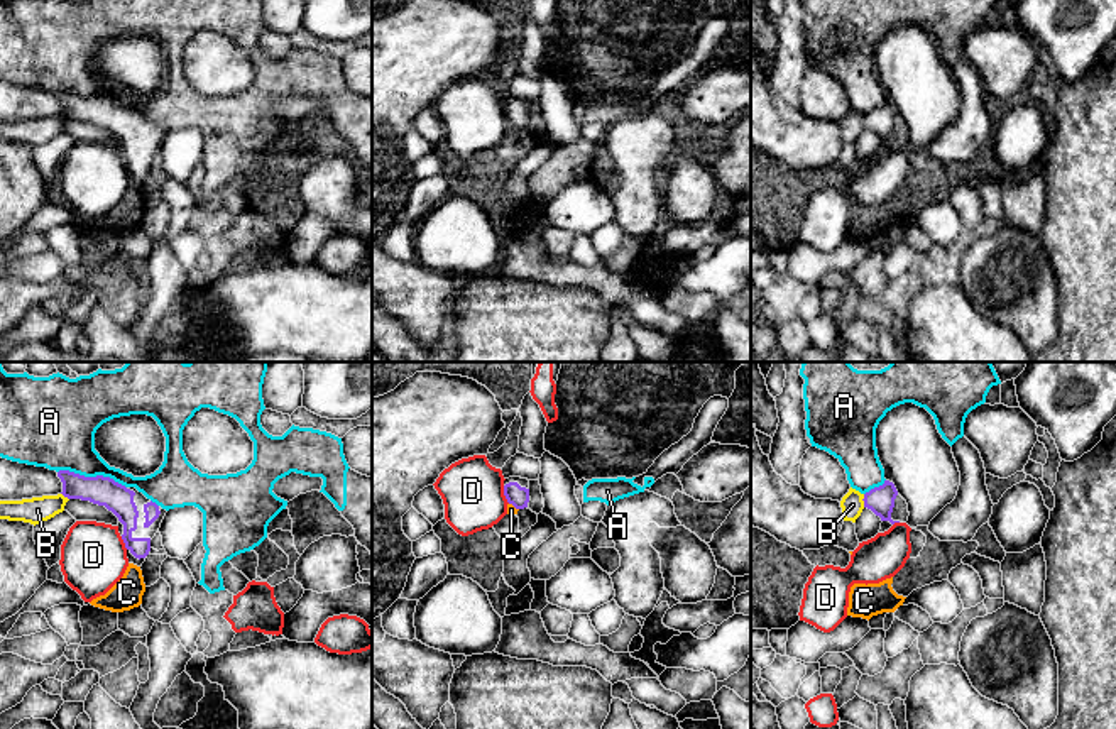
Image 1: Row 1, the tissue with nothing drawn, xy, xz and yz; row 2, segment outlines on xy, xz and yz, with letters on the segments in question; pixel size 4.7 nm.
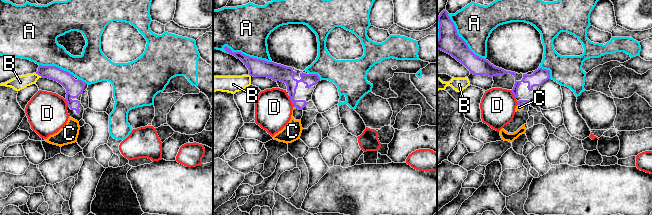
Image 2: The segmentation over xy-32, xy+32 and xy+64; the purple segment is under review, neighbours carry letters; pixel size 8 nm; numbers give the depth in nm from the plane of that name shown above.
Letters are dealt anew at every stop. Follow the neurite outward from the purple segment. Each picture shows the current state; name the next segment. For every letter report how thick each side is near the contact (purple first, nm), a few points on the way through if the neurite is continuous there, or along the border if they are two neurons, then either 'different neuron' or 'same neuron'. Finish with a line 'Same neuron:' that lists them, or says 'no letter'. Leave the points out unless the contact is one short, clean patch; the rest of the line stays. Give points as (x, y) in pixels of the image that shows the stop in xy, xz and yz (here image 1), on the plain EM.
A: 140/320 nm | different neuron
B: 130/110 nm | along yz (864, 115), (863, 127) | different neuron
C: 100/50 nm | across xz (518, 117), (514, 127), (511, 131) | same neuron
D: 100/300 nm | along xz (503, 107), (503, 115), (509, 124) | different neuron
Same neuron: C

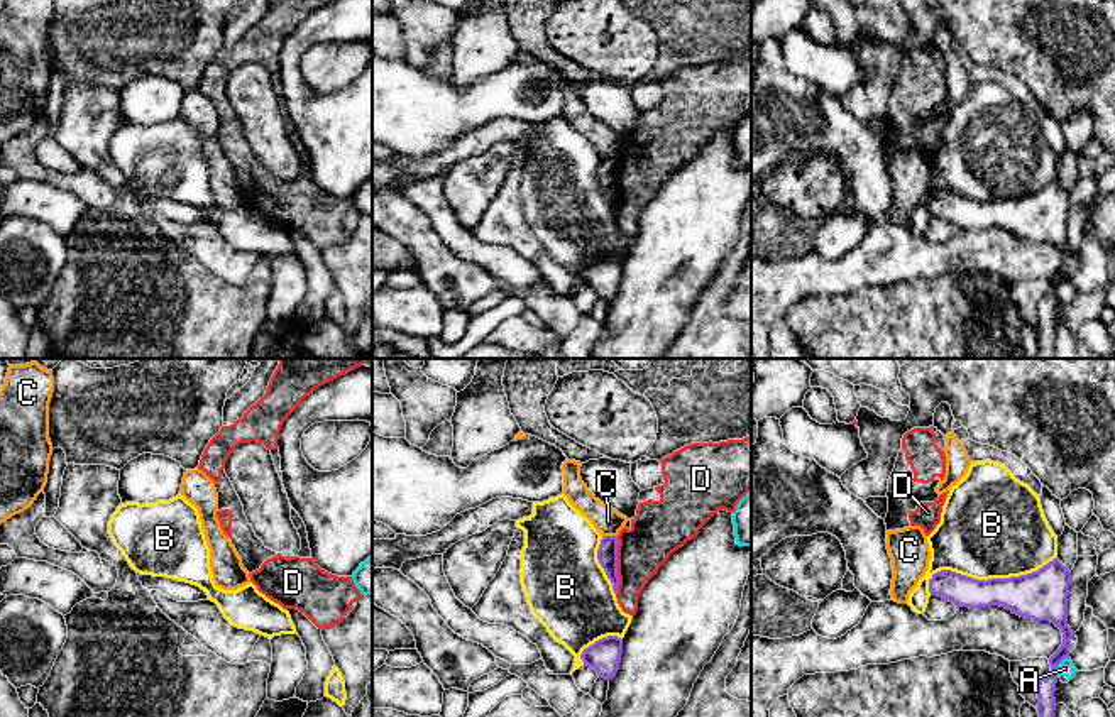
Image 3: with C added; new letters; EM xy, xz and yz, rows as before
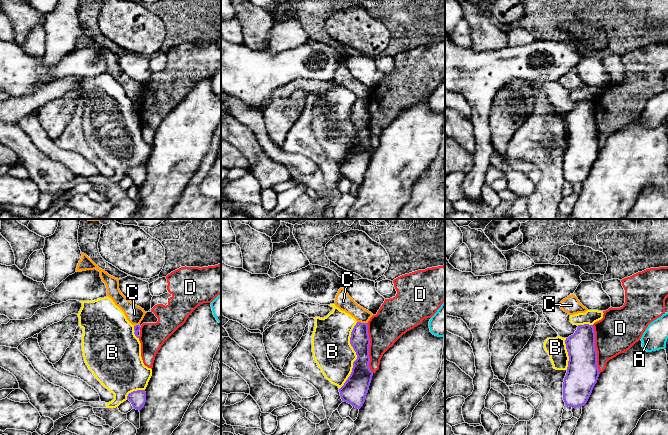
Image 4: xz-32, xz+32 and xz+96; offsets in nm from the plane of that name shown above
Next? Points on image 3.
A: 110/80 nm | different neuron
B: 220/480 nm | different neuron
C: 100/140 nm | along xz (616, 156), (603, 159) | different neuron
D: 100/240 nm | along xz (618, 158), (616, 215) | different neuron
Same neuron: no letter

